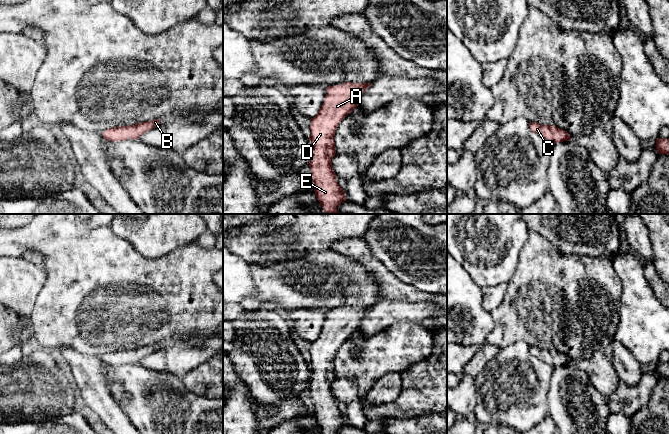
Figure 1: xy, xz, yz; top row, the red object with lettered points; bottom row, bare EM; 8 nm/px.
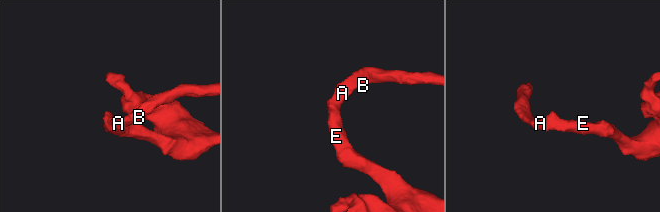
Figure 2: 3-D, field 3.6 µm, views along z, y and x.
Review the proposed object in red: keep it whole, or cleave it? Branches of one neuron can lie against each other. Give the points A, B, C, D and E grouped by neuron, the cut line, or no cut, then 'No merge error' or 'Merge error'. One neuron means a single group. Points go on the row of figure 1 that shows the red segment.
Groups: A B C D E. No split. No merge error

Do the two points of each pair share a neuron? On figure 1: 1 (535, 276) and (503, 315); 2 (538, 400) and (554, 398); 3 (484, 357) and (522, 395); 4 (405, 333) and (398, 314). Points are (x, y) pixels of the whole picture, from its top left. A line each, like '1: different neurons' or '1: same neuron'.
1: same neuron
2: different neurons
3: different neurons
4: different neurons

